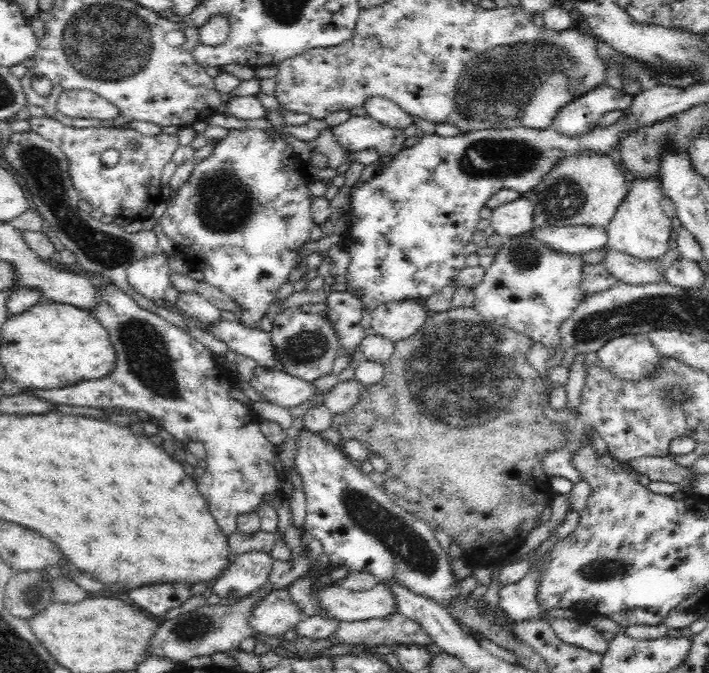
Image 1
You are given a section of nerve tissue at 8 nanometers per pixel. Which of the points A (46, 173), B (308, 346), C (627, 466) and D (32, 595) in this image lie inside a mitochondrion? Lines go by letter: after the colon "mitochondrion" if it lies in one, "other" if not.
A: mitochondrion
B: mitochondrion
C: other
D: mitochondrion

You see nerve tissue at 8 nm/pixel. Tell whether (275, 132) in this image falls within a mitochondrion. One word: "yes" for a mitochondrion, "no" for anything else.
no

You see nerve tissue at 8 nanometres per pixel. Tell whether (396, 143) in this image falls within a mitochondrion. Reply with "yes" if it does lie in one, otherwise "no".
no

